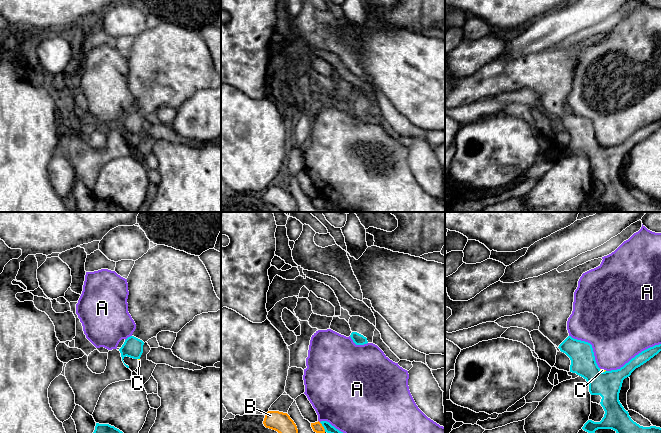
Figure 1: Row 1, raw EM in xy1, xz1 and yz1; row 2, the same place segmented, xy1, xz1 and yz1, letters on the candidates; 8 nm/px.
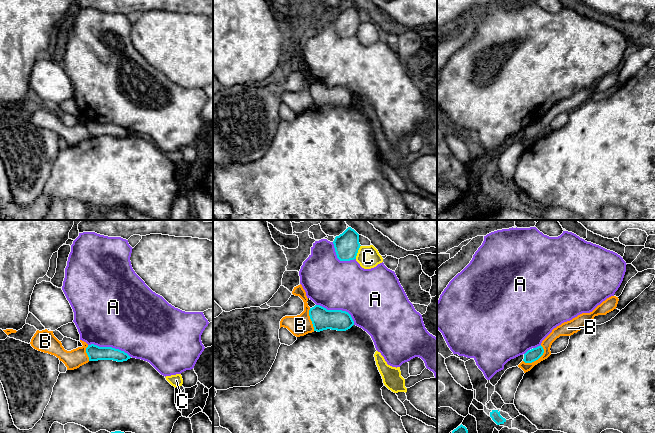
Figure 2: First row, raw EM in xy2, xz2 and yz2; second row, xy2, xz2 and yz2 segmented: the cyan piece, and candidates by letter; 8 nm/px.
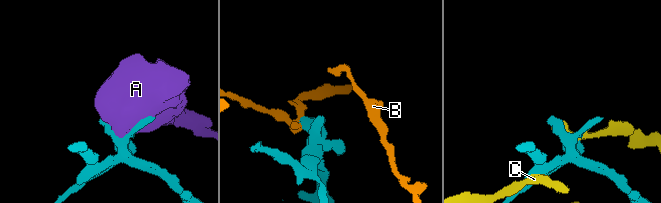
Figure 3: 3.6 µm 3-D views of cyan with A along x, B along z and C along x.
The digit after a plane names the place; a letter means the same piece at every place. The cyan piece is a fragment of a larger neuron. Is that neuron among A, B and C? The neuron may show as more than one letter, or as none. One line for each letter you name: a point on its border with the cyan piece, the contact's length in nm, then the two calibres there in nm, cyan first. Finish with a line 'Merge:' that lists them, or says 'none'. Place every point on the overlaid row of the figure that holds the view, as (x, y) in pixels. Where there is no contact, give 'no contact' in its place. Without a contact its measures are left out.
Merge: none

